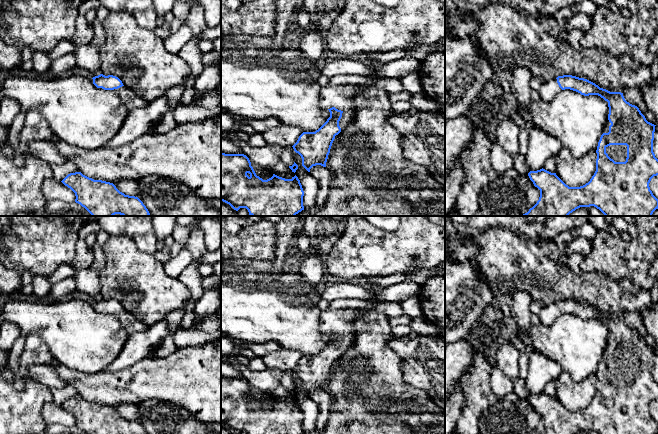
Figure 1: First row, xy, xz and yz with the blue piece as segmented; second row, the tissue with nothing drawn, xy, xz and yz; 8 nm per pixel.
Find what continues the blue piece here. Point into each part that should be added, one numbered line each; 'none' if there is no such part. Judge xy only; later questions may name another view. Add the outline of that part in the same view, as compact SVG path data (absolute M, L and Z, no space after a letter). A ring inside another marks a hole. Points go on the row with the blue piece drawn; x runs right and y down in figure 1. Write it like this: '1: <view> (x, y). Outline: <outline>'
1: xy (130, 99). Outline: M126 86L114 89L114 91L119 94L128 111L132 111L136 108L142 108L148 105L148 102L137 96L135 92Z

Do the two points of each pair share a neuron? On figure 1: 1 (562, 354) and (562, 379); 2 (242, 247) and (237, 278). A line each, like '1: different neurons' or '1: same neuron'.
1: different neurons
2: different neurons

